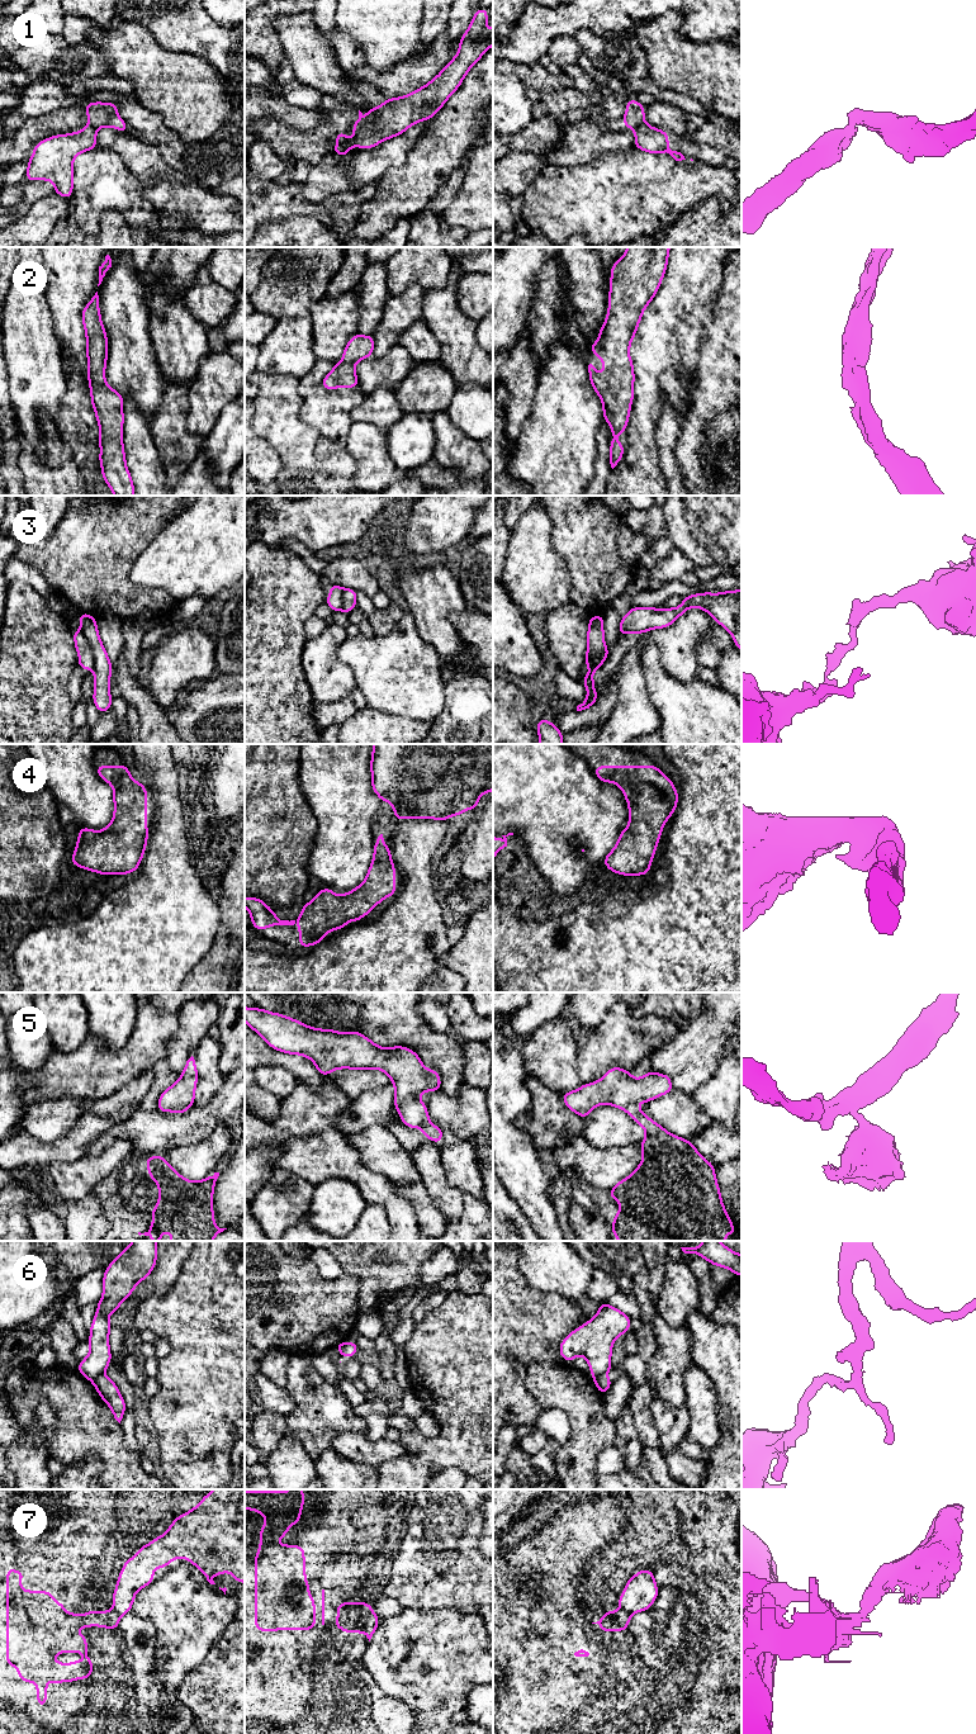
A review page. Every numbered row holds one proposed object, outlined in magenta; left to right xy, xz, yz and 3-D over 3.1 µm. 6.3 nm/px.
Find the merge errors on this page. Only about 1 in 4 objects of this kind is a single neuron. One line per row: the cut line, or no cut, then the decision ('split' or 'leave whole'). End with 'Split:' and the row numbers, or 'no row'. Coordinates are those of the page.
1: yz (644, 122), (634, 128) | split
2: no cut | leave whole
3: xy (81, 631), (91, 649), (93, 669) | split
4: no cut | leave whole
5: xz (430, 1123), (422, 1127) | split
6: yz (603, 1374), (593, 1378) | split
7: xz (372, 1611), (361, 1630) | split
Split: 1, 3, 5, 6, 7

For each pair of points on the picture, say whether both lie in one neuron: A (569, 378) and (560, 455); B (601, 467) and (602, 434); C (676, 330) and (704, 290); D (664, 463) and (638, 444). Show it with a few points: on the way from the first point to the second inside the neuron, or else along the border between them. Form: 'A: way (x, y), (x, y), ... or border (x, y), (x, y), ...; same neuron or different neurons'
A: way (565, 397), (565, 417), (560, 436); same neuron
B: way (602, 459), (602, 441); same neuron
C: way (676, 320), (693, 301); same neuron
D: border (658, 427), (658, 464), (666, 482); different neurons

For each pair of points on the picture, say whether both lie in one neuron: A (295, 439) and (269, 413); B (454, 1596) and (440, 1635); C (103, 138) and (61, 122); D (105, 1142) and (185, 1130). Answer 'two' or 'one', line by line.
A: one
B: two
C: two
D: one

